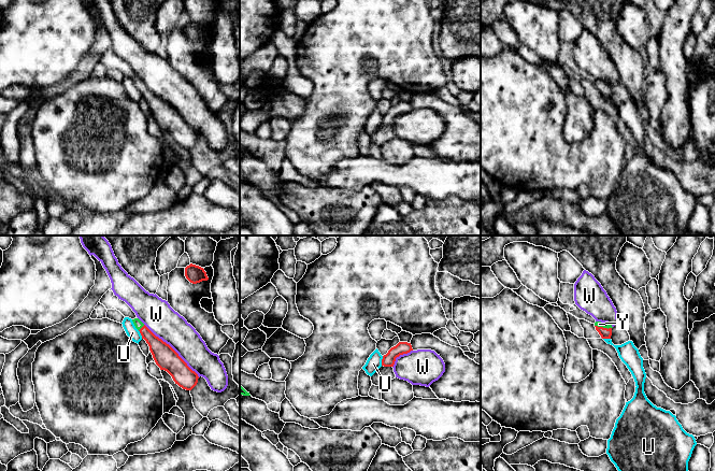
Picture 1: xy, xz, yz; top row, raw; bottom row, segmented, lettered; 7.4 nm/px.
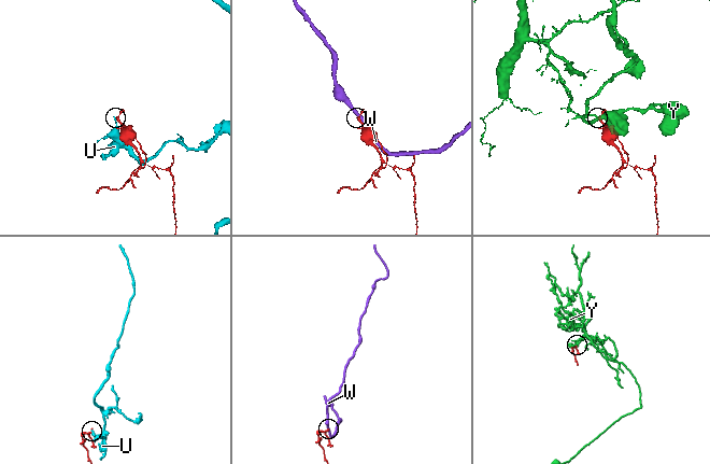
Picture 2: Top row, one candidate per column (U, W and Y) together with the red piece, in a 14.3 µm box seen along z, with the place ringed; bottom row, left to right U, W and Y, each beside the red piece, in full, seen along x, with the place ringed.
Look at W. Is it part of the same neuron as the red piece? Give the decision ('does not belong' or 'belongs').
does not belong

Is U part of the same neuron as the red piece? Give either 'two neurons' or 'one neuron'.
two neurons

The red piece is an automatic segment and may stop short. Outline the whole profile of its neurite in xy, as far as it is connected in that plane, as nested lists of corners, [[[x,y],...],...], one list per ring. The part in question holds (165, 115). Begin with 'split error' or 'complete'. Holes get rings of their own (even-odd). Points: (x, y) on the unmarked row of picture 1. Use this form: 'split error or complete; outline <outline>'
split error; outline [[[139,77],[132,78],[142,98],[146,100],[156,124],[167,130],[180,146],[191,149],[198,142],[198,133],[192,130],[178,113],[156,96]]]

